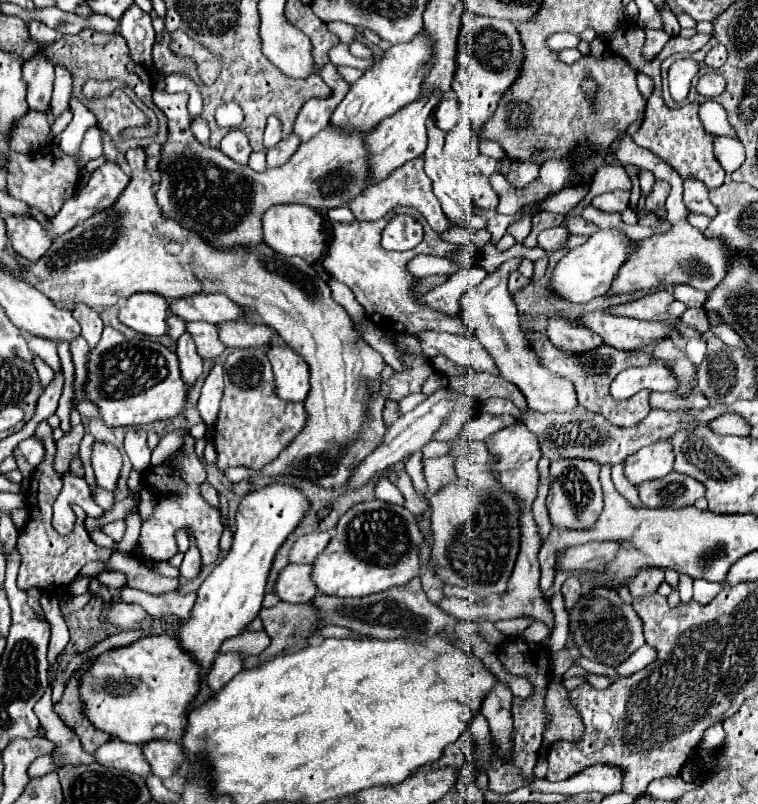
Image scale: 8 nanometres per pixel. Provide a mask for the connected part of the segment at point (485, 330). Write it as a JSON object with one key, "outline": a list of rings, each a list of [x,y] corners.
{"outline":[[[521,260],[505,262],[495,274],[487,276],[479,286],[467,290],[459,298],[459,318],[467,328],[473,330],[477,340],[495,358],[495,362],[501,370],[501,376],[505,380],[513,382],[523,392],[531,410],[537,410],[537,412],[569,412],[577,406],[577,394],[573,390],[573,384],[561,376],[551,374],[541,364],[541,360],[529,348],[529,342],[525,340],[525,334],[519,328],[519,314],[517,314],[515,302],[507,290],[507,276],[509,276],[509,272],[517,270],[519,262]]]}

